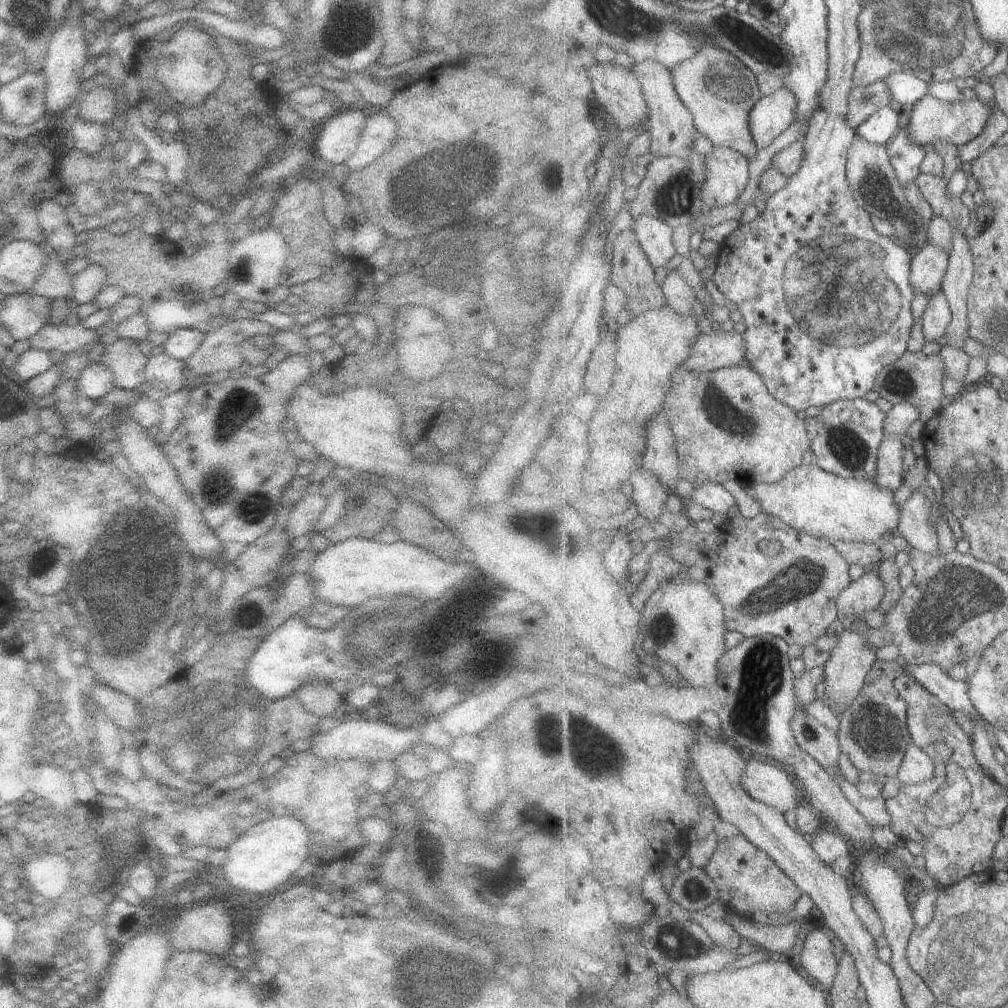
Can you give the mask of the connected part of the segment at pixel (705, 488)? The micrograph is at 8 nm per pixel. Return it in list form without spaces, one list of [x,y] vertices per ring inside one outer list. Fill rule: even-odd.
[[[706,482],[694,486],[691,496],[687,499],[697,504],[726,515],[733,506],[738,506],[737,499],[722,484]]]

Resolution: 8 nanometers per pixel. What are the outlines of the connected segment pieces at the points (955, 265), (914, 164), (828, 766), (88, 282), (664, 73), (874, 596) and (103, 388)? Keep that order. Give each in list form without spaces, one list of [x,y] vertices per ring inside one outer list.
[[[953,225],[952,229],[952,249],[940,290],[949,299],[953,315],[946,344],[964,349],[969,330],[968,294],[974,281],[975,267],[969,240],[958,227]]]
[[[907,126],[899,129],[887,145],[892,165],[906,190],[906,186],[916,180],[921,163],[930,148],[915,144],[908,135]]]
[[[807,711],[796,712],[792,718],[792,731],[801,748],[816,758],[829,774],[839,775],[839,756],[841,756],[838,731],[819,722]]]
[[[89,263],[85,269],[71,277],[72,298],[78,304],[93,303],[97,293],[106,285],[104,268]]]
[[[653,59],[636,61],[631,70],[643,84],[643,94],[648,102],[649,116],[647,130],[652,136],[652,149],[650,154],[653,160],[659,157],[683,157],[687,159],[692,153],[692,144],[699,136],[695,128],[692,110],[679,98],[675,85],[672,81],[672,74],[663,63]]]
[[[874,569],[868,570],[840,594],[838,622],[847,616],[856,616],[857,621],[863,620],[863,614],[879,610],[885,593],[884,580]]]
[[[91,359],[76,380],[78,395],[97,402],[98,398],[107,394],[114,387],[112,380],[111,369],[100,363],[99,360]]]

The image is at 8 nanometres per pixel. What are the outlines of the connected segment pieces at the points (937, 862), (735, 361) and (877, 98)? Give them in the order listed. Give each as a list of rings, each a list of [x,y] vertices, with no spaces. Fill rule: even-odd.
[[[967,734],[967,748],[961,744],[959,752],[953,750],[951,754],[959,756],[958,764],[966,770],[973,786],[973,804],[961,822],[941,828],[926,821],[926,804],[938,791],[931,788],[931,784],[937,780],[936,776],[930,781],[902,785],[896,796],[886,800],[886,807],[891,815],[889,826],[892,832],[899,836],[901,841],[913,840],[923,848],[922,856],[925,858],[926,872],[935,879],[937,885],[943,888],[956,885],[967,878],[973,872],[973,866],[977,862],[988,862],[990,868],[997,862],[992,856],[997,843],[1003,838],[1001,820],[1003,820],[1004,810],[997,808],[997,812],[995,812],[995,800],[1001,798],[1001,794],[1005,796],[1006,789],[1005,785],[1003,785],[1003,790],[1001,790],[1001,786],[993,788],[995,780],[991,782],[989,771],[985,770],[985,767],[981,766],[977,760],[970,734]]]
[[[723,329],[702,332],[692,344],[692,353],[680,367],[700,373],[748,364],[743,334]]]
[[[885,80],[866,87],[854,87],[849,95],[848,125],[856,129],[878,110],[895,105],[892,91]]]

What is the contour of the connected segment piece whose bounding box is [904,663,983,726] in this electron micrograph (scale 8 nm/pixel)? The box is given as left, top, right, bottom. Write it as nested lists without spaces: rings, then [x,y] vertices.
[[[907,663],[905,673],[913,675],[929,692],[940,698],[953,711],[962,711],[969,716],[973,725],[983,724],[975,720],[974,703],[969,698],[969,683],[966,679],[955,680],[947,671],[935,663]]]

